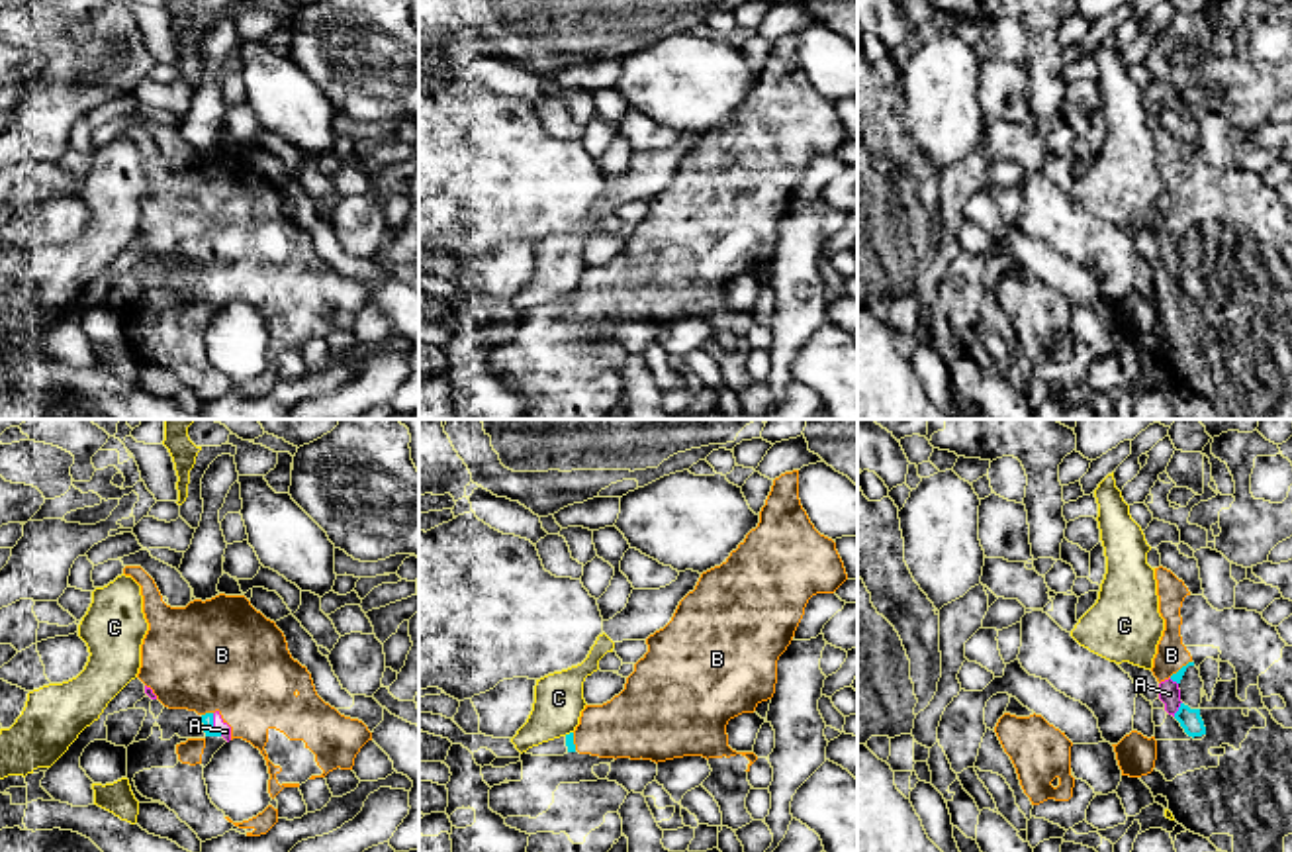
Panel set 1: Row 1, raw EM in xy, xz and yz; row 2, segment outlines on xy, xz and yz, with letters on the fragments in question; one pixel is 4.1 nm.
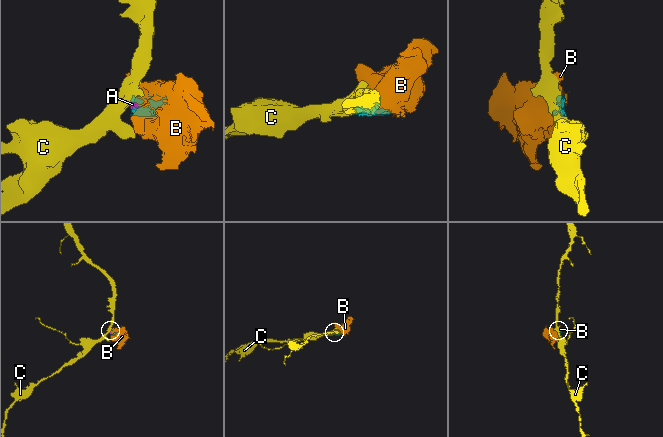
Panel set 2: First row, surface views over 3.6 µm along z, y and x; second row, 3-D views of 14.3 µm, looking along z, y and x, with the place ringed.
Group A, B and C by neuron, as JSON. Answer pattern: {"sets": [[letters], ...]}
{"sets": [["A", "B"], ["C"]]}

